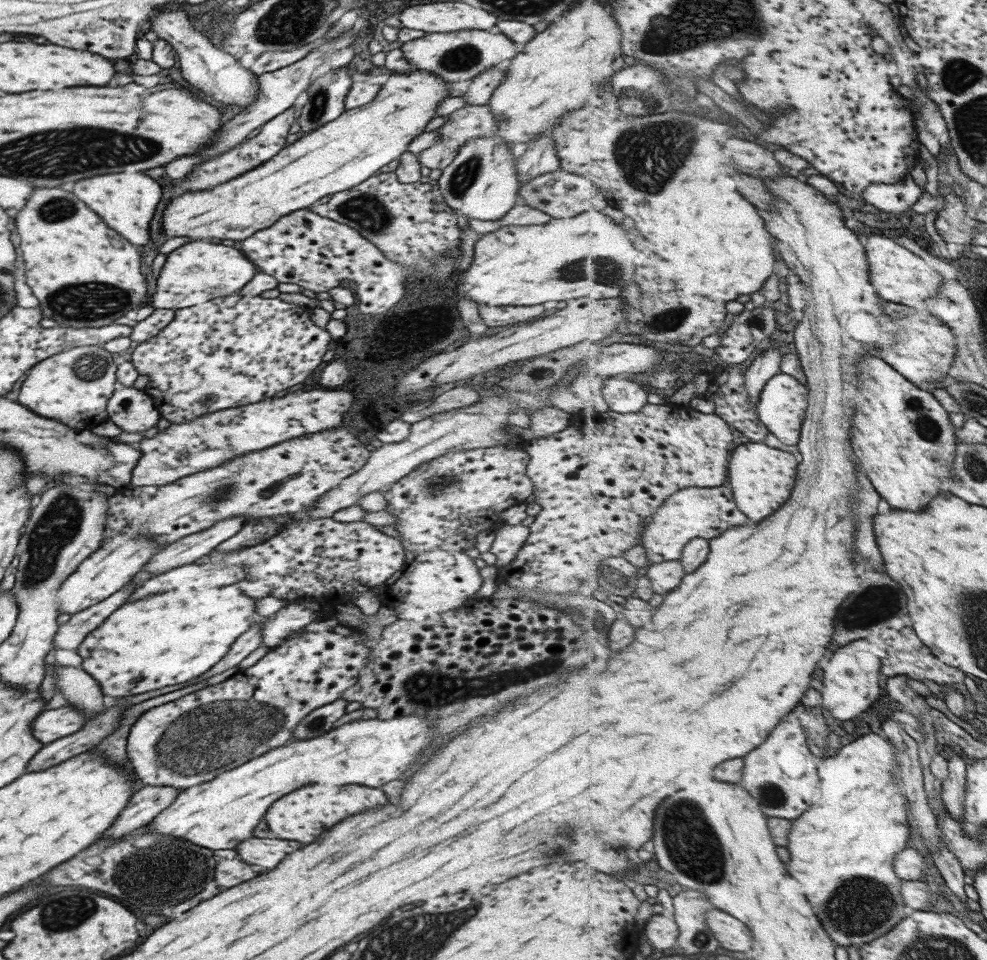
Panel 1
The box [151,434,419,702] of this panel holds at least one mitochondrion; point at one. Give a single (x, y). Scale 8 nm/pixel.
(218, 494)

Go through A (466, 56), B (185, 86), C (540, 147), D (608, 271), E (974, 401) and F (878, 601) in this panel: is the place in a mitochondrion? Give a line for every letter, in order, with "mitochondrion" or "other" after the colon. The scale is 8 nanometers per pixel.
A: mitochondrion
B: other
C: other
D: mitochondrion
E: mitochondrion
F: mitochondrion

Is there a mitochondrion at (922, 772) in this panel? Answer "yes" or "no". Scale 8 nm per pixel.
no

